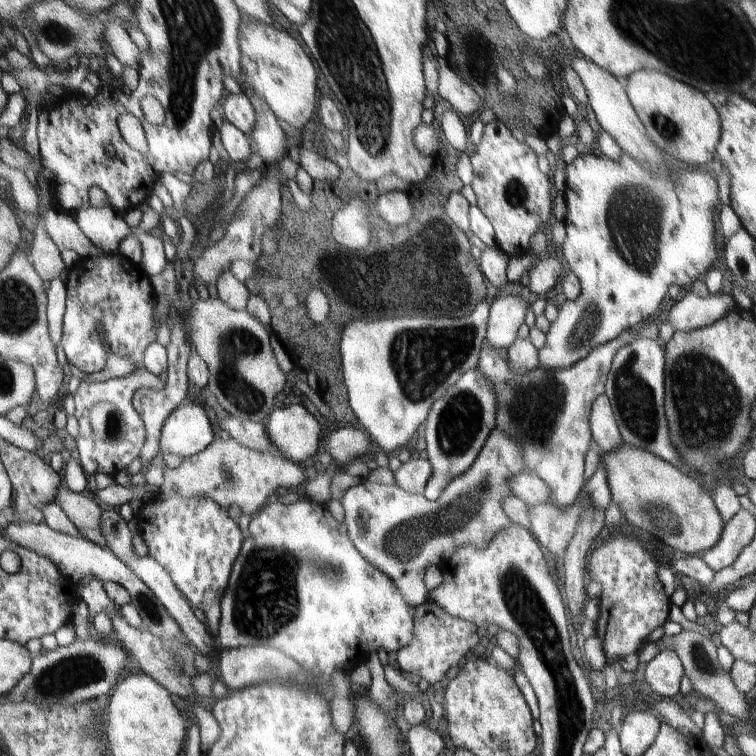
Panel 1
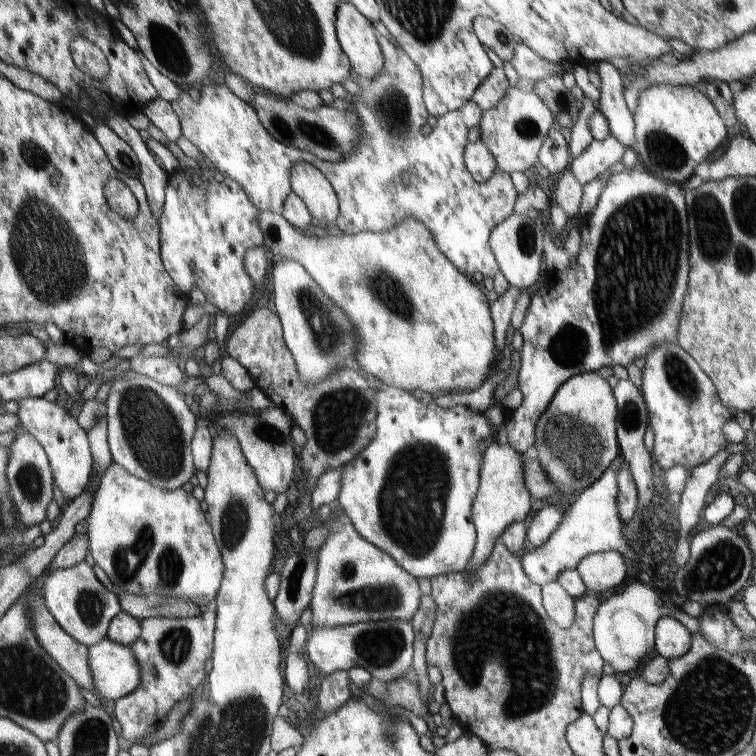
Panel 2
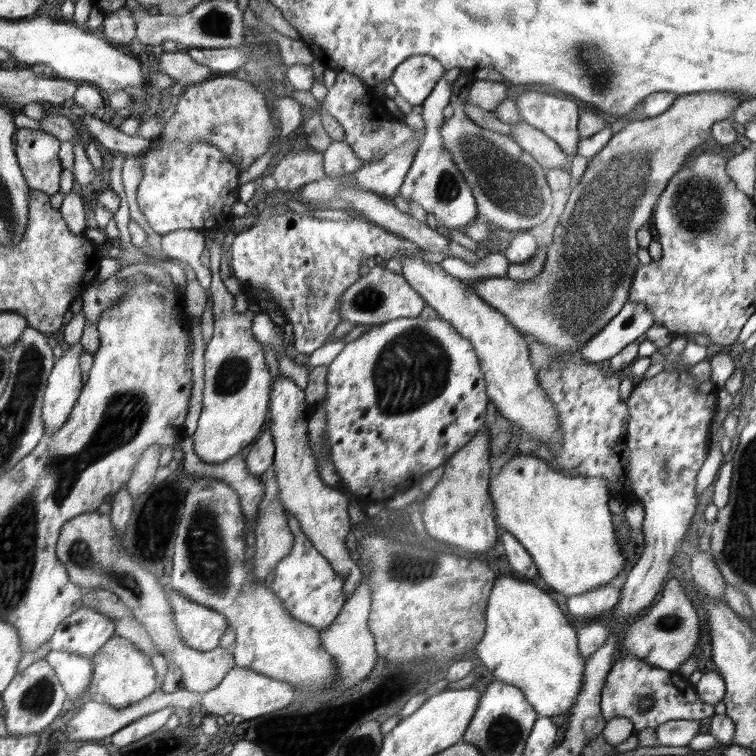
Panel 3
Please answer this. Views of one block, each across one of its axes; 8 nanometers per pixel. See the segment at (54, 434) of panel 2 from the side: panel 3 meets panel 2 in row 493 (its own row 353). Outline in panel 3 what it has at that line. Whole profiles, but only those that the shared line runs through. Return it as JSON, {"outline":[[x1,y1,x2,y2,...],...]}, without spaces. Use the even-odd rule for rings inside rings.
{"outline":[[79,341,77,344,69,345,62,356,54,361,43,400,42,420,45,433,60,430,60,426,66,423,68,414,80,396,84,386,80,375,80,356,84,350]]}

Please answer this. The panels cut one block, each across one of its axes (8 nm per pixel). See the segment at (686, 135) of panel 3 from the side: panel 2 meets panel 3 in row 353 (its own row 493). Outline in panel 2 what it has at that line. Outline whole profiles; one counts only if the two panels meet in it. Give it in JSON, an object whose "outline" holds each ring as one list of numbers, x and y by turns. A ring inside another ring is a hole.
{"outline":[[580,373,560,385,536,423,532,450,557,491,565,494,583,491,606,472,620,454,616,417,613,388,599,373]]}

